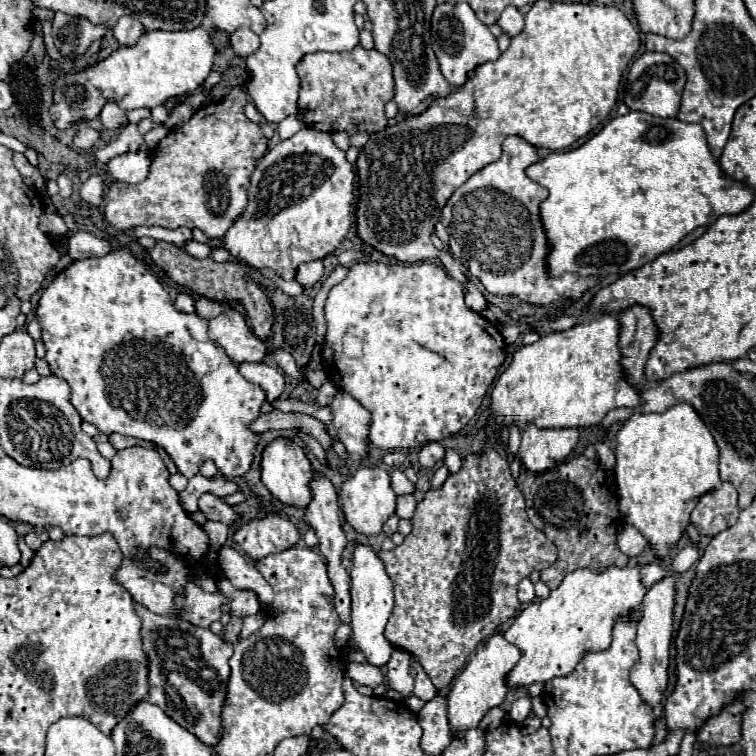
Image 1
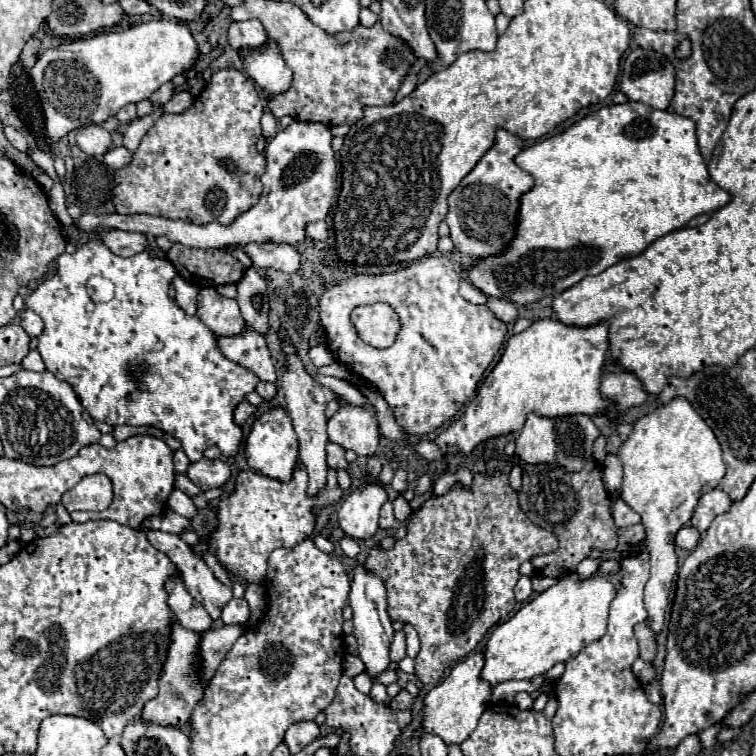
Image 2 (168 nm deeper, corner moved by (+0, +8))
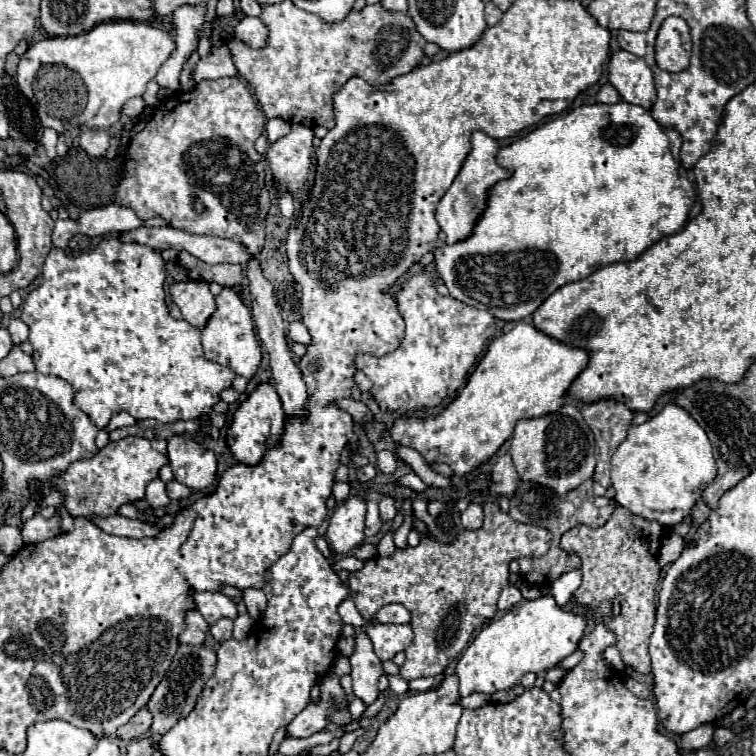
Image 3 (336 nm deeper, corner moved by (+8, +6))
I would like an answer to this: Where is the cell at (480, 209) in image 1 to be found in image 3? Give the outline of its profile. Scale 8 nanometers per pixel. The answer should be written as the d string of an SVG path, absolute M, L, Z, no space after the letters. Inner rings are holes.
M474 132L470 144L472 144L472 148L470 148L456 180L446 190L446 194L442 196L442 200L438 202L438 210L436 210L436 220L438 220L440 228L446 232L446 242L448 244L460 242L462 238L470 236L470 230L474 228L474 222L482 216L482 210L486 208L486 196L488 196L486 192L490 190L490 186L494 186L496 182L506 180L510 176L508 170L504 170L502 166L496 164L498 142L494 138L490 138L484 132Z

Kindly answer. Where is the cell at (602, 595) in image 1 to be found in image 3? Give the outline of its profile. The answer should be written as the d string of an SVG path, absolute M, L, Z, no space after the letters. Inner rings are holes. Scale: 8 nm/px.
M540 596L524 602L526 604L516 604L500 620L482 628L472 644L462 652L456 664L460 696L468 696L472 692L494 694L498 690L514 688L526 672L546 672L578 648L586 628L586 618L582 614L566 612L556 606L552 596Z

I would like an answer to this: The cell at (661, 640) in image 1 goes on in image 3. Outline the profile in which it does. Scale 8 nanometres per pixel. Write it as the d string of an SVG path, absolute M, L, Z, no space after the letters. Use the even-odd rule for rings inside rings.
M668 404L660 414L640 426L628 430L626 440L618 446L612 456L612 486L616 490L616 502L628 508L632 514L646 520L656 520L668 528L676 526L690 516L694 504L700 500L704 488L714 480L716 464L712 456L712 444L704 428L678 404Z

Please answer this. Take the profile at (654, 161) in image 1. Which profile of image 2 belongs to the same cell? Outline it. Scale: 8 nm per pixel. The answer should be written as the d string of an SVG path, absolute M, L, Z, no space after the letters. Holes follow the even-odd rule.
M628 100L626 104L612 104L612 106L602 106L598 108L596 112L588 114L586 118L582 118L580 122L572 124L566 132L562 134L556 134L552 138L546 138L530 148L524 148L516 160L514 160L522 170L526 170L528 174L532 174L534 178L534 188L530 192L526 192L526 196L522 196L522 212L518 214L520 216L520 224L518 224L518 236L514 238L514 244L510 244L510 252L506 252L506 256L490 256L490 260L478 260L474 268L468 270L468 276L470 276L470 282L482 290L486 296L494 296L494 298L500 298L500 300L510 300L518 306L524 306L524 304L532 304L532 302L538 302L540 298L544 296L550 296L550 294L560 294L564 292L566 288L578 284L582 278L586 276L592 276L592 274L600 274L604 272L606 268L618 264L620 260L624 258L632 258L632 256L638 256L642 254L654 240L674 232L674 230L680 230L684 228L694 216L700 216L700 214L708 214L708 212L714 212L722 206L726 206L730 200L732 200L732 194L722 190L708 174L708 166L706 166L706 160L702 158L700 154L700 148L698 148L698 138L696 138L696 122L686 118L686 116L680 116L680 114L674 114L674 112L666 112L666 110L654 110L652 106L646 106L644 102L632 102Z

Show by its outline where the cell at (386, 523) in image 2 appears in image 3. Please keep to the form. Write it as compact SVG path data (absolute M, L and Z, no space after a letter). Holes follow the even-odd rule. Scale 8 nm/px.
M368 502L366 508L368 508L368 512L366 512L364 534L366 534L366 538L372 538L372 536L376 536L380 532L380 524L382 524L380 514L378 514L378 502Z

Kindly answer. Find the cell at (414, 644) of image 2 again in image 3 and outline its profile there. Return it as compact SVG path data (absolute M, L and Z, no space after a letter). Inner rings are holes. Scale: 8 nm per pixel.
M386 604L374 616L384 616L384 622L394 622L394 624L410 622L410 612L402 604Z

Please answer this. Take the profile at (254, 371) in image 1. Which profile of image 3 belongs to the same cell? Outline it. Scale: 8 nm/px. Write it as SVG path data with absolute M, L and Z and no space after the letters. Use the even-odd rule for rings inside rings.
M224 288L216 296L216 312L210 316L210 320L202 328L202 346L204 346L204 356L210 362L228 366L230 370L234 370L234 374L244 376L244 378L256 376L258 364L262 358L260 342L256 338L254 320L252 320L248 306L242 302L242 298L232 288Z

